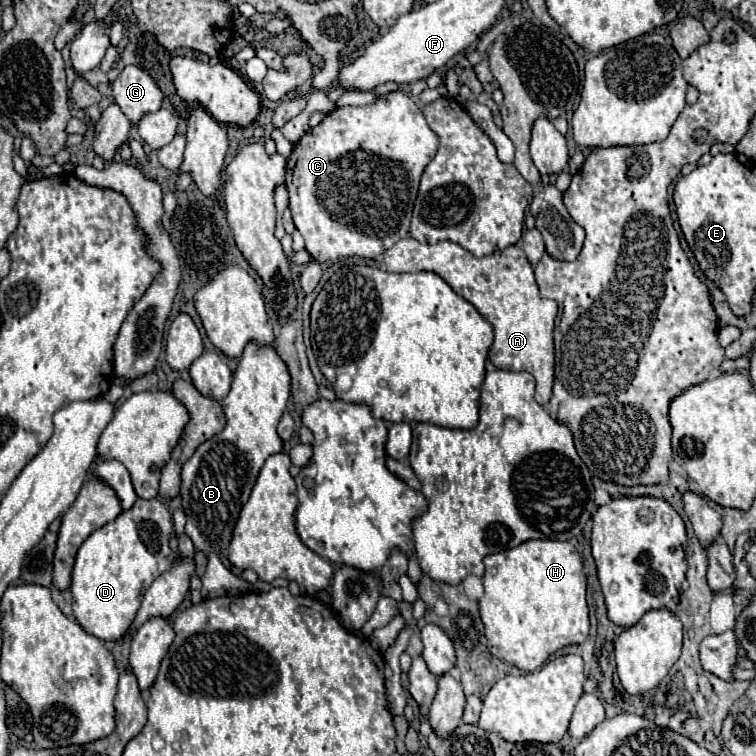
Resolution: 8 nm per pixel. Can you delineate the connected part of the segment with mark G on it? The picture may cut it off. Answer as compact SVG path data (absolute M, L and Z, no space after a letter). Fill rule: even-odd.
M124 67L114 81L114 103L124 111L132 125L144 115L158 111L162 97L156 81L140 67Z

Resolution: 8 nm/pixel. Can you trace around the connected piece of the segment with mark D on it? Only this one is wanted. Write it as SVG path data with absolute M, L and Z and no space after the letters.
M138 499L136 505L122 515L118 515L112 523L94 531L78 549L76 563L72 569L72 613L78 625L88 633L102 641L116 641L120 639L128 627L132 625L134 617L132 611L140 609L142 595L150 587L150 583L170 569L174 561L174 551L168 547L168 539L174 535L172 519L168 509L162 505L160 499Z

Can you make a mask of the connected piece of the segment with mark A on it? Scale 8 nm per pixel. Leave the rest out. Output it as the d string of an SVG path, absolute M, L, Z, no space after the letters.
M404 237L384 253L384 265L390 273L432 271L440 275L454 289L454 293L470 301L478 313L494 327L494 343L488 353L492 365L504 371L532 373L536 379L534 399L540 405L546 405L550 401L554 381L552 331L558 305L552 299L540 297L534 269L518 245L478 259L452 241L438 241L430 245L418 243L412 237Z

